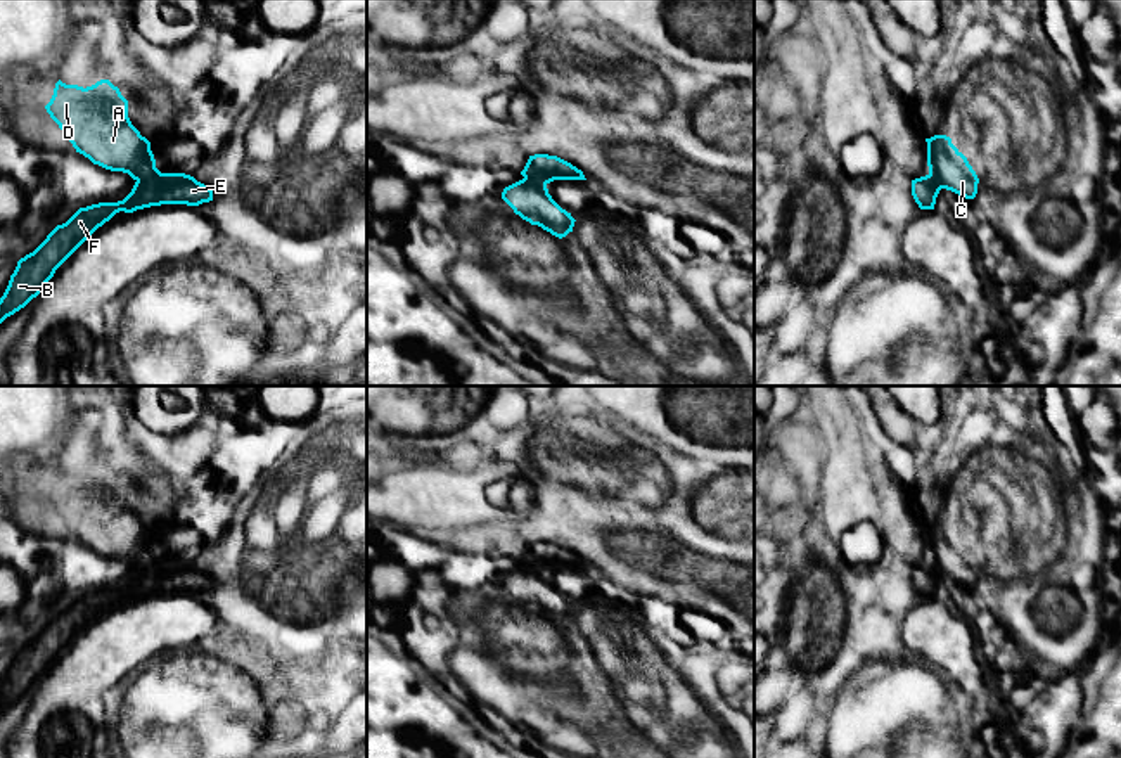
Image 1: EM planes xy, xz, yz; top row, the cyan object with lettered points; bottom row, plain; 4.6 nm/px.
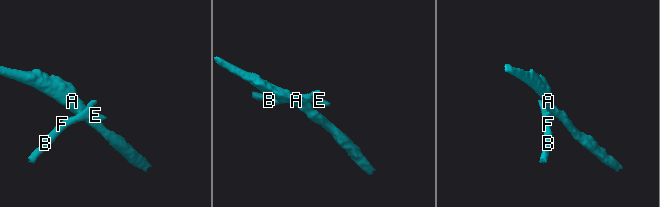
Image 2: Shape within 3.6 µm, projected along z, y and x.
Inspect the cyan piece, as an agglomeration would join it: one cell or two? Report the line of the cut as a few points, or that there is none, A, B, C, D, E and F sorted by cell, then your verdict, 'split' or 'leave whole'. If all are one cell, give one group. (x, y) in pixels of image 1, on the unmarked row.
cut xz (525, 565), (545, 571); groups A C D / B E F; split

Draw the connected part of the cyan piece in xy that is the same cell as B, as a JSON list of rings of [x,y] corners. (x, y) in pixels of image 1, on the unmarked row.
[[[156,559],[137,568],[131,580],[118,590],[80,595],[66,611],[57,613],[47,626],[17,649],[9,673],[0,685],[0,711],[40,682],[55,658],[116,601],[161,592],[199,594],[213,588],[213,578],[185,561]]]

